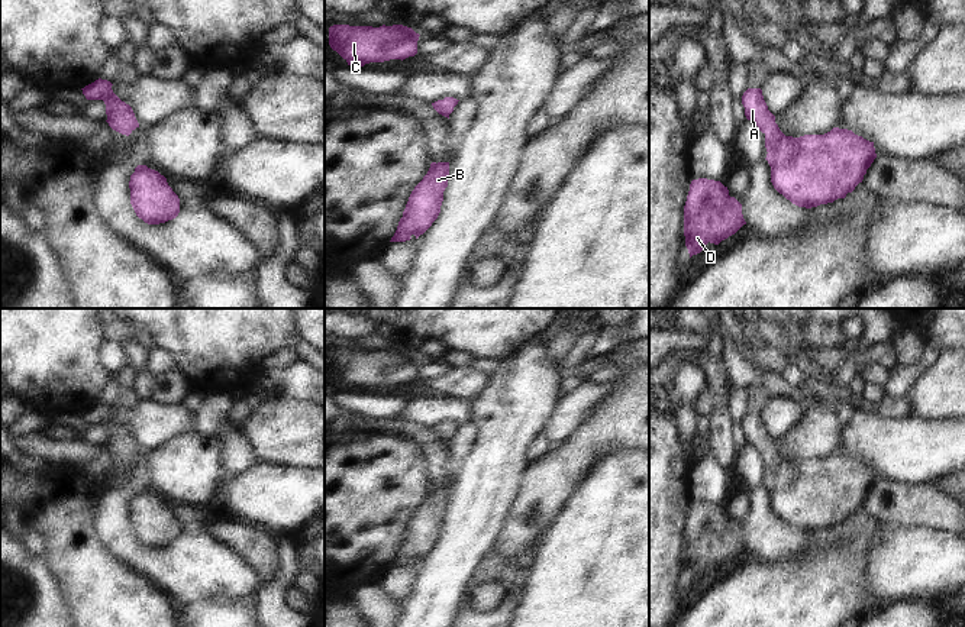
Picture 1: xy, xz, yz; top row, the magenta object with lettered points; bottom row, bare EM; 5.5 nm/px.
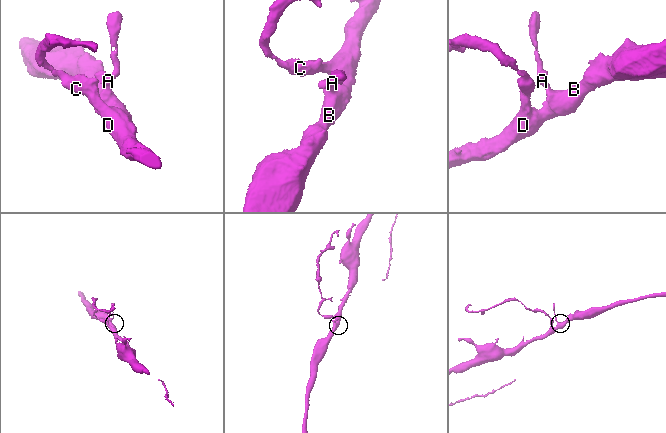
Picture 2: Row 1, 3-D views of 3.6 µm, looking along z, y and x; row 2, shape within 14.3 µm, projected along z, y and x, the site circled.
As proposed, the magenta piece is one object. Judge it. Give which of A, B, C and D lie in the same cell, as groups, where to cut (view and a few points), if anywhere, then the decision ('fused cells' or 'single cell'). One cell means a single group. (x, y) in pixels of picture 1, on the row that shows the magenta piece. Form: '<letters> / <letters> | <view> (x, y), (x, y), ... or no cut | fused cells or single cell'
A B C D | no cut | single cell

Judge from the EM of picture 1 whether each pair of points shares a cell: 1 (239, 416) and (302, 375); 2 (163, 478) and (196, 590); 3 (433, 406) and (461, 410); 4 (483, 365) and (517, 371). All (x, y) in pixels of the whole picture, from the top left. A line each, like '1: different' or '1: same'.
1: same
2: different
3: same
4: different

